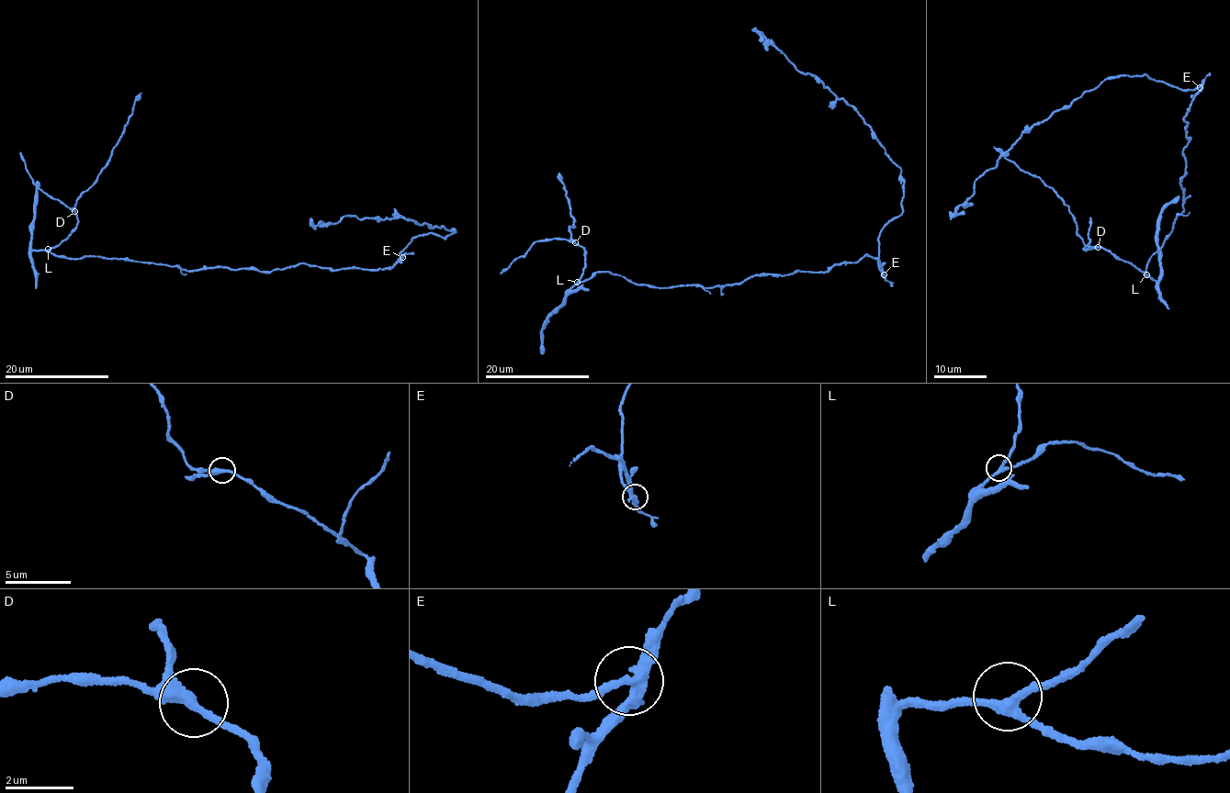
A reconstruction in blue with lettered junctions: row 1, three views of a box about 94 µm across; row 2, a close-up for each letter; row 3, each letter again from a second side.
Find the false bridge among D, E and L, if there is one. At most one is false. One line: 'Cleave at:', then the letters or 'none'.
Cleave at: E

